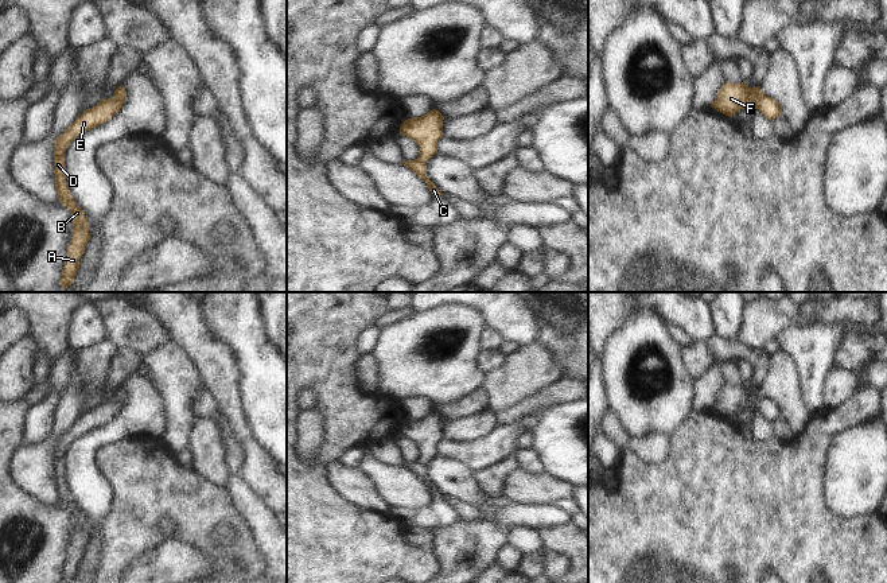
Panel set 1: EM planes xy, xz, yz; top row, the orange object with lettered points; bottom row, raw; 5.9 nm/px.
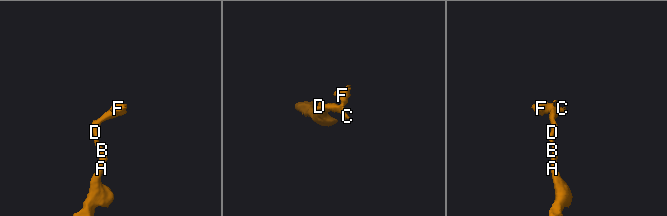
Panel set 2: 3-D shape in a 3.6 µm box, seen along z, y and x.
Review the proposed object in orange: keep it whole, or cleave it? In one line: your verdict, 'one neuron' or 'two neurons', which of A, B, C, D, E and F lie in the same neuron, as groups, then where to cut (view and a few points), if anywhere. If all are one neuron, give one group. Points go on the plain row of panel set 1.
two neurons | A B C D E / F | yz (763, 396), (755, 409)

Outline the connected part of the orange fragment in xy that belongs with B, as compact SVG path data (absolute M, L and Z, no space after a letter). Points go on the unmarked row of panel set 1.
M114 397L108 401L101 400L96 408L83 412L83 415L54 442L55 491L59 504L67 509L73 517L73 539L67 549L67 560L59 583L74 583L74 578L79 568L79 560L85 555L85 548L92 539L85 514L74 504L66 486L65 454L78 436L109 423L121 409L122 405Z

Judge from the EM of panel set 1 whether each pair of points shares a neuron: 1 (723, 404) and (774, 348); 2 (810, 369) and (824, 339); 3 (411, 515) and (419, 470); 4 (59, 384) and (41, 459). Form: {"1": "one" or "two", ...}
{"1": "two", "2": "one", "3": "one", "4": "two"}

